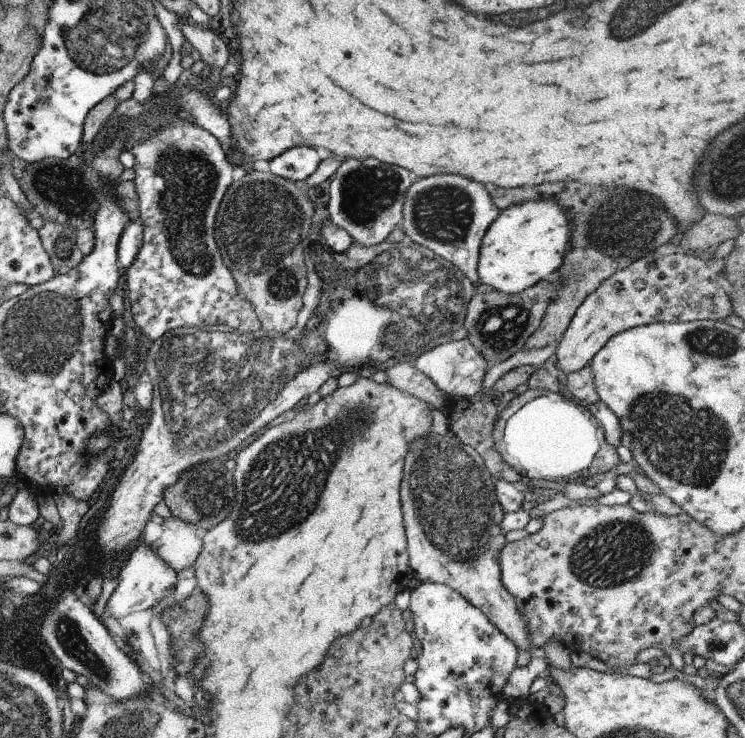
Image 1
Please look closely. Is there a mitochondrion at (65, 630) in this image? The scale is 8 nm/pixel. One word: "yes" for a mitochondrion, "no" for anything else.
yes

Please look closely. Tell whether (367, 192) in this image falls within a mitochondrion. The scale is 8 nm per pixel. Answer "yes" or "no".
yes

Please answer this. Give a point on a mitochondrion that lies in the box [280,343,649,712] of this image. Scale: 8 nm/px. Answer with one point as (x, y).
(451, 501)

